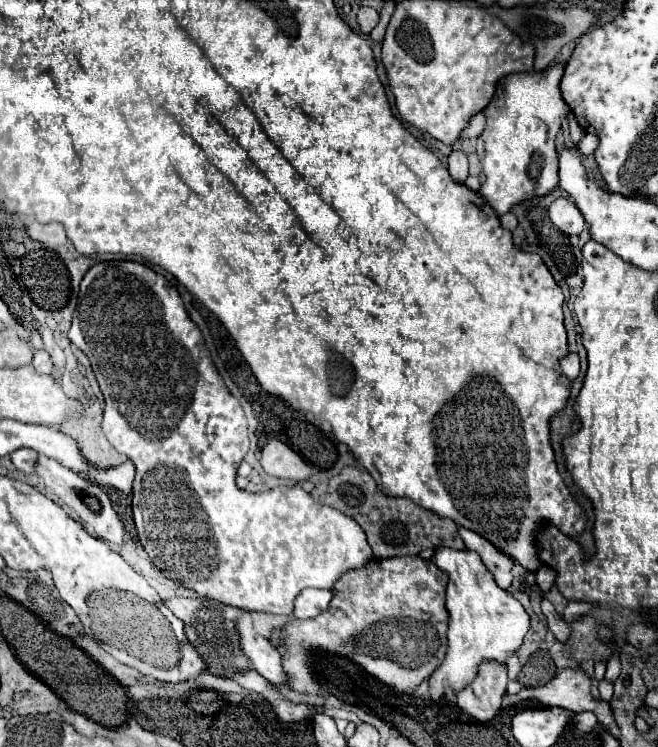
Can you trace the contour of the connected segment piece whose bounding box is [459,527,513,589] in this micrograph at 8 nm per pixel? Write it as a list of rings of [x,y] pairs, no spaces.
[[[459,527],[459,535],[461,535],[461,539],[463,539],[467,551],[479,553],[483,565],[493,573],[495,583],[497,583],[501,589],[507,589],[507,587],[511,585],[511,581],[513,581],[513,573],[511,573],[513,559],[509,559],[507,555],[501,555],[487,539],[481,539],[477,533],[473,533],[473,531],[469,531],[469,529]]]

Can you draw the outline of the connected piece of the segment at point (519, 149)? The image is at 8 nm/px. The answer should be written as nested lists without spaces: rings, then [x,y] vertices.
[[[559,65],[543,73],[511,75],[497,87],[497,95],[483,111],[487,115],[487,127],[477,139],[477,155],[487,179],[479,193],[497,215],[505,215],[527,199],[545,197],[559,185],[555,137],[561,119],[569,111],[559,93],[561,75],[563,67]]]

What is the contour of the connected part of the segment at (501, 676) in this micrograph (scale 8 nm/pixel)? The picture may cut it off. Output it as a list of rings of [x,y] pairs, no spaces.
[[[485,663],[477,679],[465,687],[461,695],[457,695],[457,705],[477,721],[491,721],[501,709],[507,683],[507,667],[493,667],[493,663]]]

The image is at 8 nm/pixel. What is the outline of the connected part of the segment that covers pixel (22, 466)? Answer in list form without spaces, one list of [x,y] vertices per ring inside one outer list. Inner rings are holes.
[[[17,449],[11,455],[11,461],[17,471],[33,475],[35,473],[35,463],[37,463],[37,453],[33,449]]]

